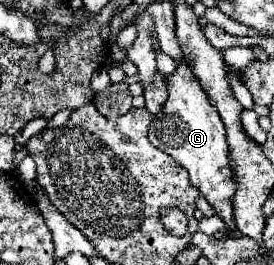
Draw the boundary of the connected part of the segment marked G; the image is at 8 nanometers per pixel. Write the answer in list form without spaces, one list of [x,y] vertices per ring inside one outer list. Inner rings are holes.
[[[177,64],[177,70],[173,74],[167,74],[167,92],[169,98],[165,106],[153,116],[153,124],[149,126],[149,140],[153,146],[169,154],[183,168],[187,168],[191,182],[199,188],[199,192],[207,198],[215,212],[225,220],[227,228],[233,230],[235,220],[231,198],[235,182],[231,180],[233,174],[229,166],[225,126],[187,64]]]

